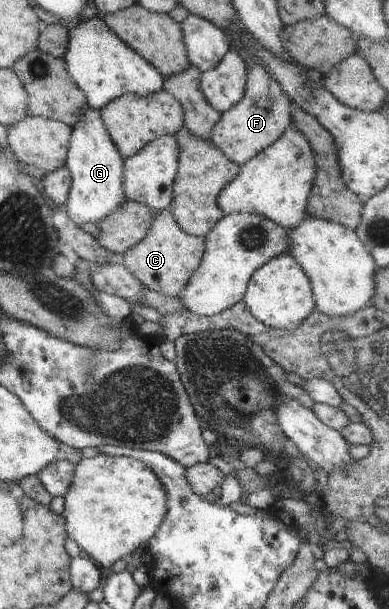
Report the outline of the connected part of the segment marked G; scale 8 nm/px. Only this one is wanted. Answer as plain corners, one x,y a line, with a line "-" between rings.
86,106
80,120
72,126
65,165
70,171
71,188
64,210
76,226
98,225
124,200
124,159
110,138
101,111

